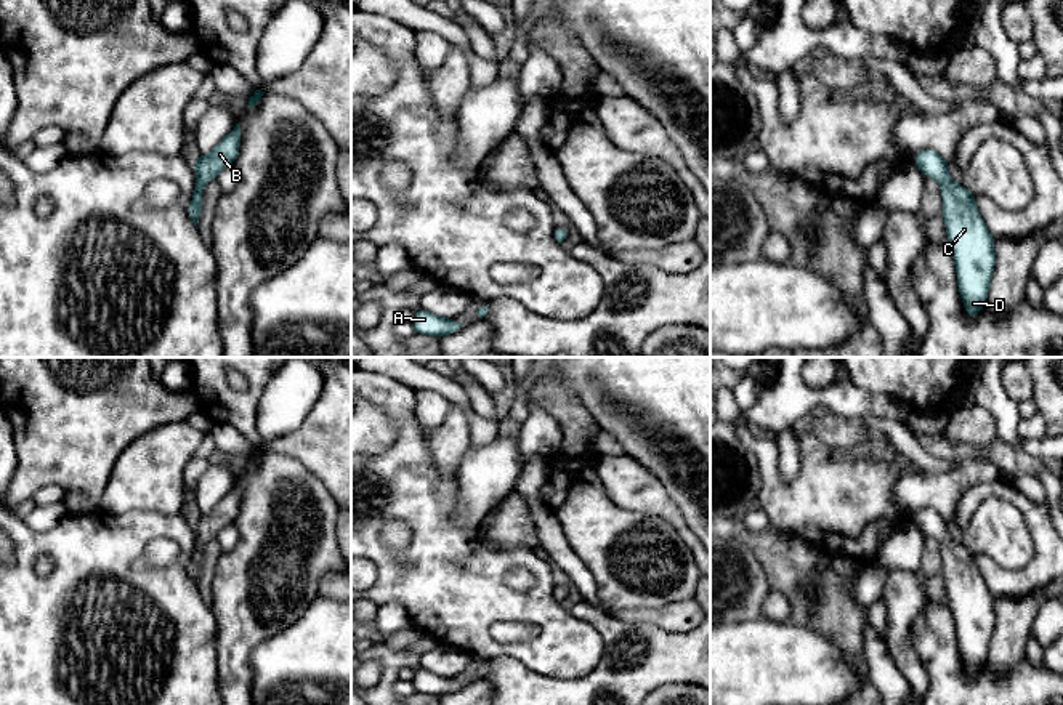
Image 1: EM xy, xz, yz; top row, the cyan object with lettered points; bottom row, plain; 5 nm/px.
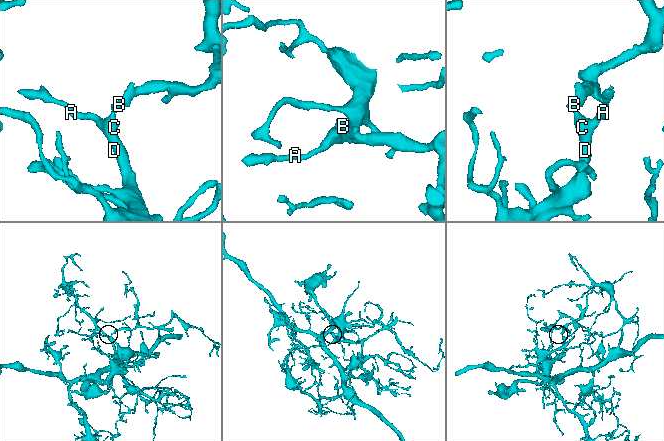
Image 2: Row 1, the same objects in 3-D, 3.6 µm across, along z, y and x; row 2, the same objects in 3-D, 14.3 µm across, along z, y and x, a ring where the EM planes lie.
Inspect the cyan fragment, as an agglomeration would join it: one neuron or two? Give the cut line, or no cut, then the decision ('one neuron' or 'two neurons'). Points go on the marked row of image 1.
no cut; one neuron

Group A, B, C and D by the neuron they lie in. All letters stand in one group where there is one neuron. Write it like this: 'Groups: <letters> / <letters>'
Groups: A B C D

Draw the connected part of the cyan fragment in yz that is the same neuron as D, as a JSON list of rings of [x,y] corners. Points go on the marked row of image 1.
[[[924,149],[912,162],[941,186],[959,293],[967,316],[976,317],[986,303],[996,266],[994,237],[976,208],[975,194],[951,179],[949,163],[936,151]]]

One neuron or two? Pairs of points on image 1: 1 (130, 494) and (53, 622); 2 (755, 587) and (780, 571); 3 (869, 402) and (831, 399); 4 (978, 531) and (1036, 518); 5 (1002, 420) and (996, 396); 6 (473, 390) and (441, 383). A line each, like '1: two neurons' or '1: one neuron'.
1: two neurons
2: two neurons
3: one neuron
4: two neurons
5: one neuron
6: two neurons

